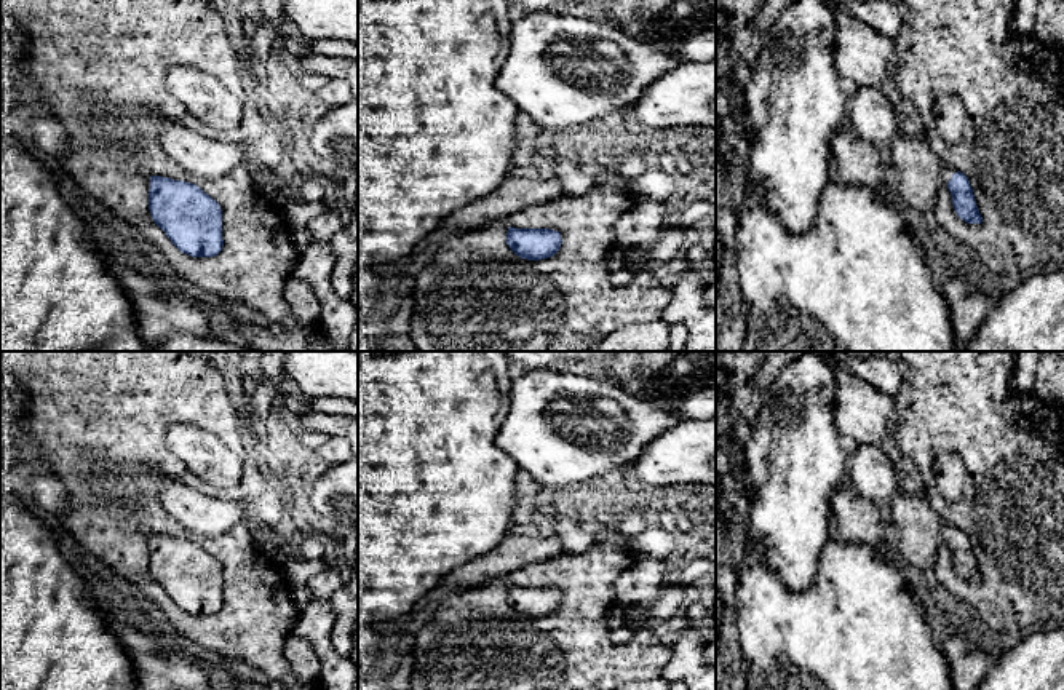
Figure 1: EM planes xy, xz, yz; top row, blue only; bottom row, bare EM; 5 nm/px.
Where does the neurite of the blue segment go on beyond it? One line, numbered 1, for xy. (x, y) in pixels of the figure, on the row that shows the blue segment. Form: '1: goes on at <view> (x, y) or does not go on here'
1: does not go on here

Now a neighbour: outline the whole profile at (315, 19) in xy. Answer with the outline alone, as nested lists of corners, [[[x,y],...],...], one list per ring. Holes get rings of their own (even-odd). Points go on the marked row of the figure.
[[[284,0],[283,14],[297,27],[300,40],[348,40],[358,43],[358,0]]]

